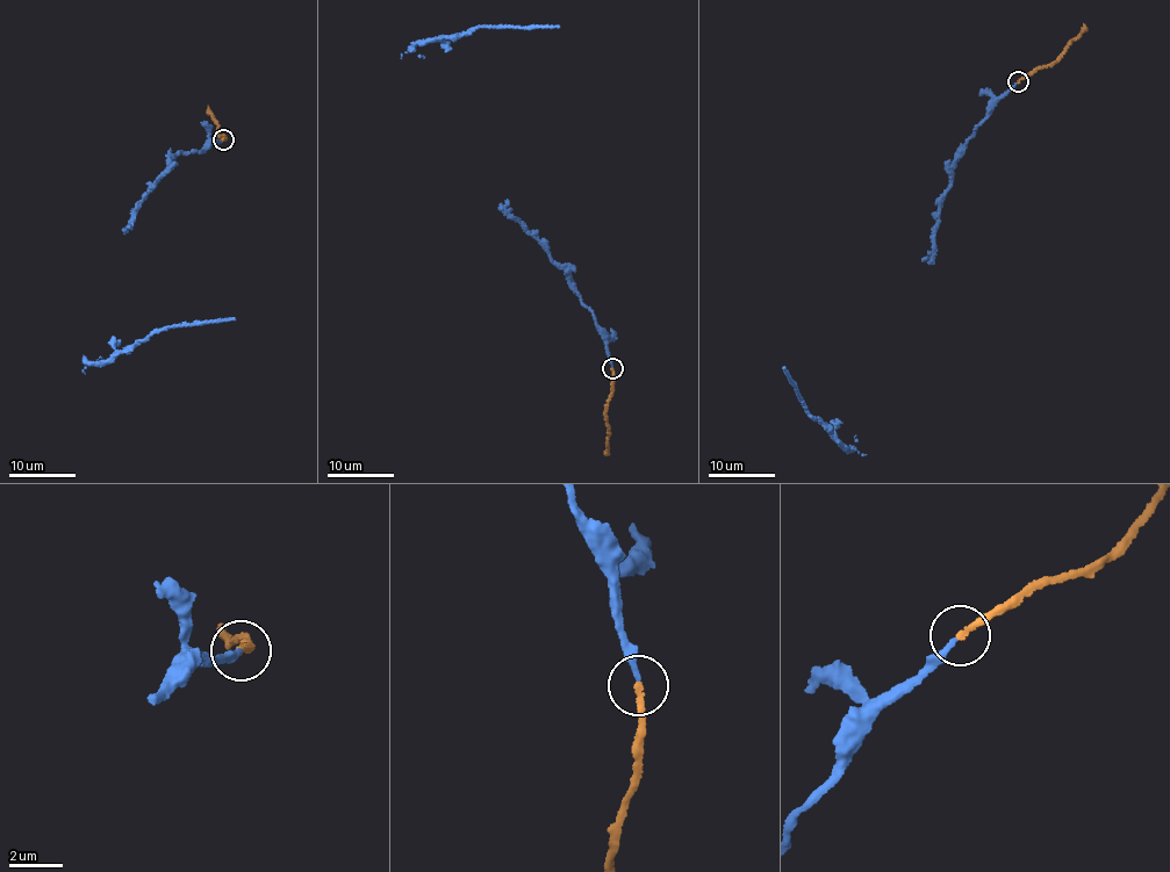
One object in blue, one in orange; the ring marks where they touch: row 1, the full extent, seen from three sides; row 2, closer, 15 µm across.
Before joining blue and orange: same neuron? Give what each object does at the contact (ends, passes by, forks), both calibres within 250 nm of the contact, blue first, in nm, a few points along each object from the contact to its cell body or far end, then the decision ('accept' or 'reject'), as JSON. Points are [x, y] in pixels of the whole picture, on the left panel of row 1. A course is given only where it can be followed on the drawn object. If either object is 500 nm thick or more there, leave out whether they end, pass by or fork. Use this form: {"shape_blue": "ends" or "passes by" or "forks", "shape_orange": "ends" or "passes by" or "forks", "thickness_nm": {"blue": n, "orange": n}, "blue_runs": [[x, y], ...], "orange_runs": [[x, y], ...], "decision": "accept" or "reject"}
{"shape_blue": "ends", "shape_orange": "ends", "thickness_nm": {"blue": 240, "orange": 260}, "blue_runs": [[223, 141], [171, 160], [135, 214], [115, 351], [134, 347], [169, 328], [235, 318]], "orange_runs": [[223, 138], [227, 138], [219, 135], [217, 121], [208, 106]], "decision": "accept"}

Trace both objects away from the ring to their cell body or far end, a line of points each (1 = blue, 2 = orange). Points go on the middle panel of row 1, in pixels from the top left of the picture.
1: (612, 368), (595, 317), (546, 250), (510, 215), (450, 50), (442, 40), (490, 26), (559, 27)
2: (612, 368), (605, 415), (610, 432), (609, 454)

